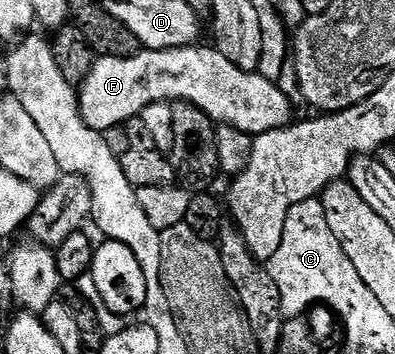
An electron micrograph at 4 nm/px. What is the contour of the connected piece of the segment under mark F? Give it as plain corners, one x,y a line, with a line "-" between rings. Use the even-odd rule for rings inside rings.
196,44
182,46
181,48
169,48
168,50
140,49
138,54
128,58
96,57
91,63
91,71
83,84
78,87
79,114
83,117
89,128
100,132
106,132
122,127
131,118
138,118
147,105
154,102
188,102
201,112
210,116
211,121
224,126
232,126
249,135
264,134
270,130
276,130
282,126
290,126
291,106
288,95
279,89
276,83
262,77
258,72
248,72
237,68
221,52
210,45

